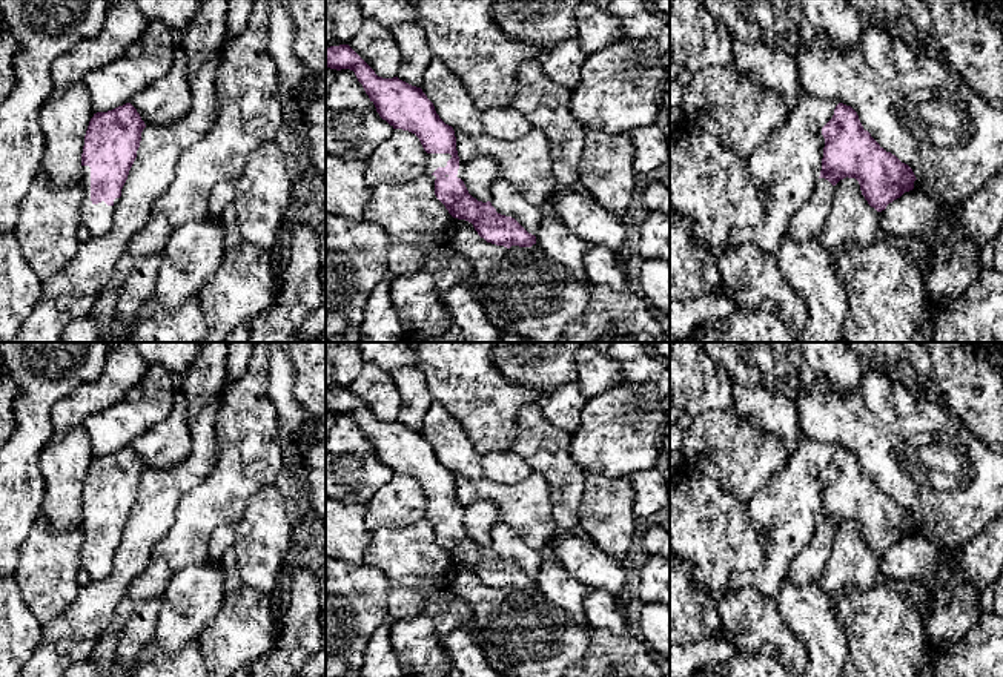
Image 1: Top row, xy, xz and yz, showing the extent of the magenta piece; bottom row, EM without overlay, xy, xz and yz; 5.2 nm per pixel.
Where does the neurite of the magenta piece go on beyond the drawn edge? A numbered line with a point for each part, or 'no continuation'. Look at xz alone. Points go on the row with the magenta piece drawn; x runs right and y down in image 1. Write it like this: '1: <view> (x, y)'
1: xz (433, 160)

